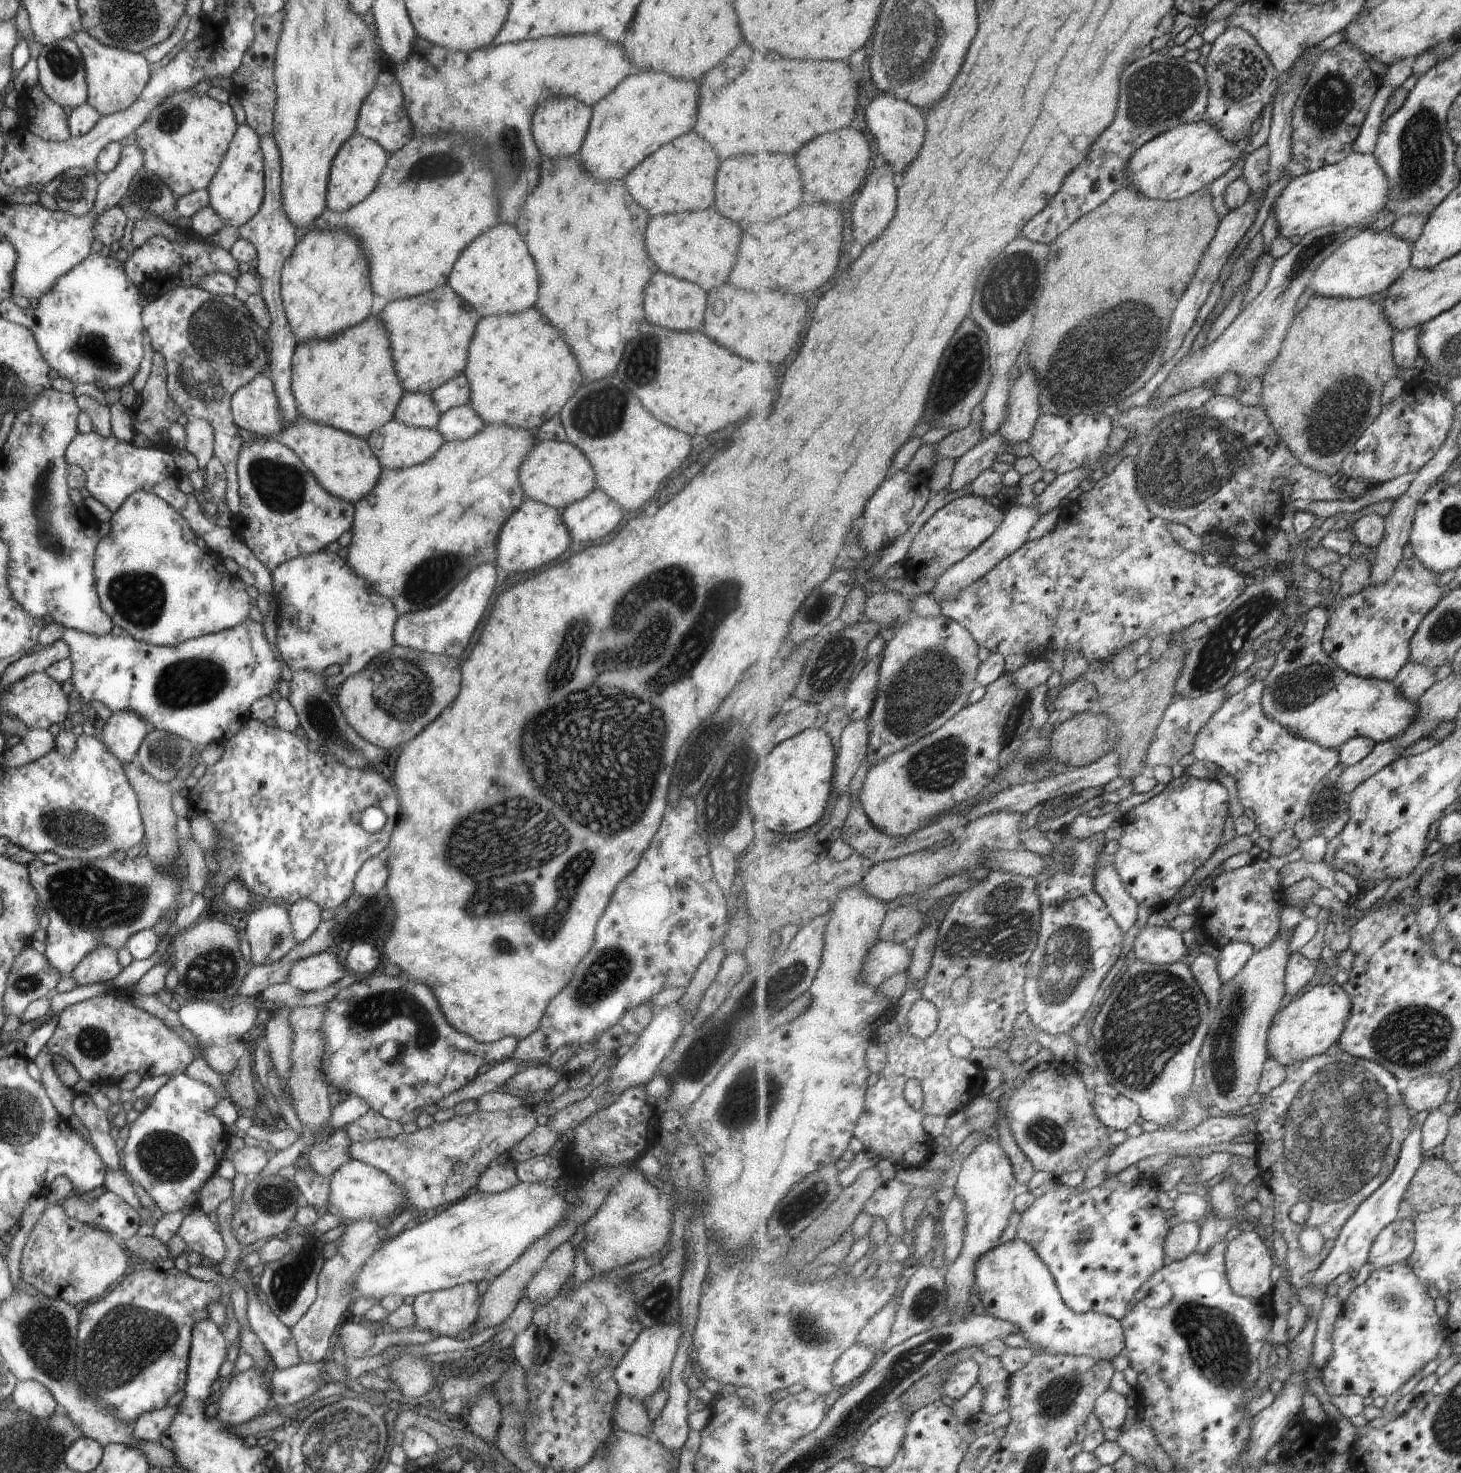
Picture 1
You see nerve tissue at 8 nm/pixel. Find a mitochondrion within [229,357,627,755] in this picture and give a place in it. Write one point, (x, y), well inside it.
(402, 689)

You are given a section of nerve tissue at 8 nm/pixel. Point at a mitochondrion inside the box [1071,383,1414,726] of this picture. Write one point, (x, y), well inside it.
(1184, 466)

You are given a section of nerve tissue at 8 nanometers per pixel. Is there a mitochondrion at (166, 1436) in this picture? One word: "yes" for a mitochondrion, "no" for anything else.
no

